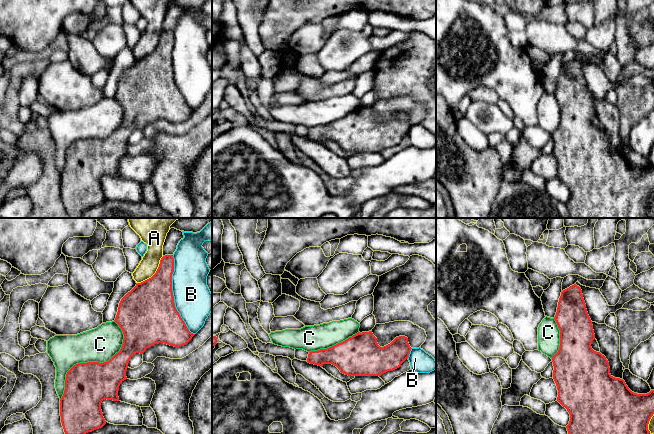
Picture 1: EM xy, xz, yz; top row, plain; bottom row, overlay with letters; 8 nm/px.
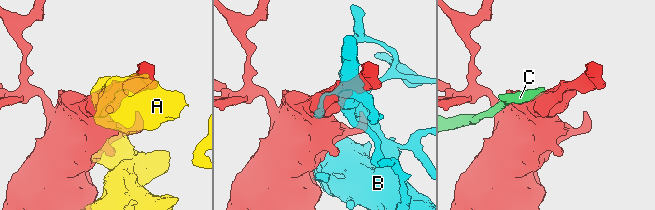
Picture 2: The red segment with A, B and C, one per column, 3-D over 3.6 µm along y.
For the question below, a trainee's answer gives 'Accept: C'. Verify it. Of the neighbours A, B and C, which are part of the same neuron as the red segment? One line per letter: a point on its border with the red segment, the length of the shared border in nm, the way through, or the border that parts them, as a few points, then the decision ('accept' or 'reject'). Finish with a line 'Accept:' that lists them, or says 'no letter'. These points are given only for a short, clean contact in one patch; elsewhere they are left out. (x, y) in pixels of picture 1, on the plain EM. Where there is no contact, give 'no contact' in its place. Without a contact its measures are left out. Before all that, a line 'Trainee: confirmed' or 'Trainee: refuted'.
Trainee: refuted
A: xy (155, 49) | 300 nm | reject
B: xy (172, 71) | 650 nm | reject
C: xy (94, 138) | 750 nm | reject
Accept: no letter

